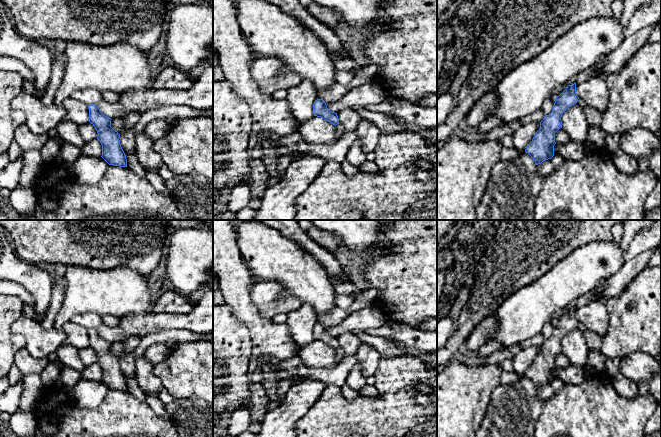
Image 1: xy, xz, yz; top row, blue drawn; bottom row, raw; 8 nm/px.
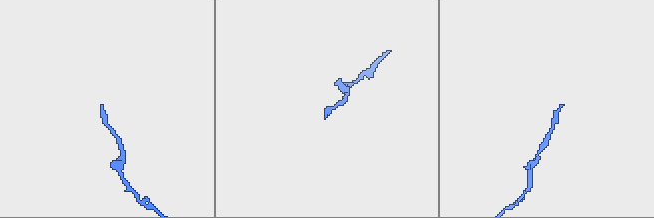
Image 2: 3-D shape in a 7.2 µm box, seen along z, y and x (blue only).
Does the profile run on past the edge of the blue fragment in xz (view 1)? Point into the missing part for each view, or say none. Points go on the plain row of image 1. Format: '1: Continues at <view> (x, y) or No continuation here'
1: No continuation here

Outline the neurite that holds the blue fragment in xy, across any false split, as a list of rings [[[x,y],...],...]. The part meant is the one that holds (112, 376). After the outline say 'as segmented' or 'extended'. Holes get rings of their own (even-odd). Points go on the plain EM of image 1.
[[[88,329],[89,346],[95,351],[102,369],[102,382],[109,388],[119,391],[127,391],[126,379],[120,368],[120,358],[111,351],[111,342],[105,340],[94,329]]]; as segmented

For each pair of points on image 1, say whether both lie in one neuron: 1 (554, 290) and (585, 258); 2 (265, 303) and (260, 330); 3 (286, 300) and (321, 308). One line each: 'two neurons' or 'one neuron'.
1: one neuron
2: two neurons
3: two neurons

